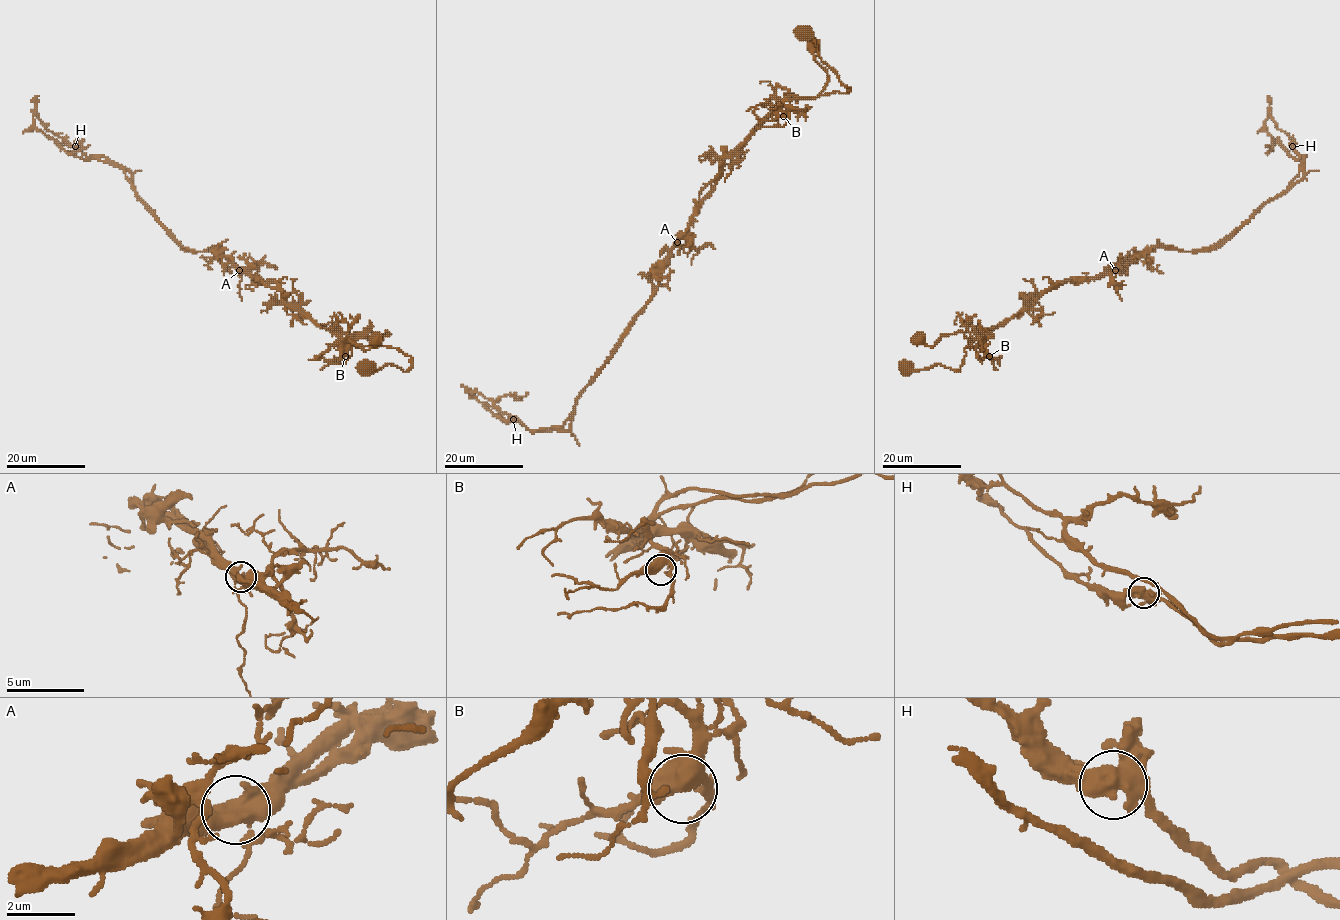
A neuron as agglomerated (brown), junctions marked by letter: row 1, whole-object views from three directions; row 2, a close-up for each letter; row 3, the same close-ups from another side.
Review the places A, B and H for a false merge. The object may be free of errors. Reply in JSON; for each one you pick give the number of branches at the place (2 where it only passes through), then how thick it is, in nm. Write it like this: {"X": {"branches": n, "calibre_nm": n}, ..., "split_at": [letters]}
{"A": {"branches": 3, "calibre_nm": 480}, "split_at": ["A"]}

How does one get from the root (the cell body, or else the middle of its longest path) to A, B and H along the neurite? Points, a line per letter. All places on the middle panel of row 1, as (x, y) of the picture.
A: (801, 33), (814, 40), (820, 58), (850, 91), (783, 101), (725, 158), (701, 192), (692, 223), (677, 242)
B: (801, 33), (814, 40), (820, 58), (850, 91), (785, 100), (781, 103), (783, 116)
H: (801, 33), (850, 91), (783, 101), (725, 158), (701, 192), (656, 292), (562, 426), (534, 431), (513, 419)

